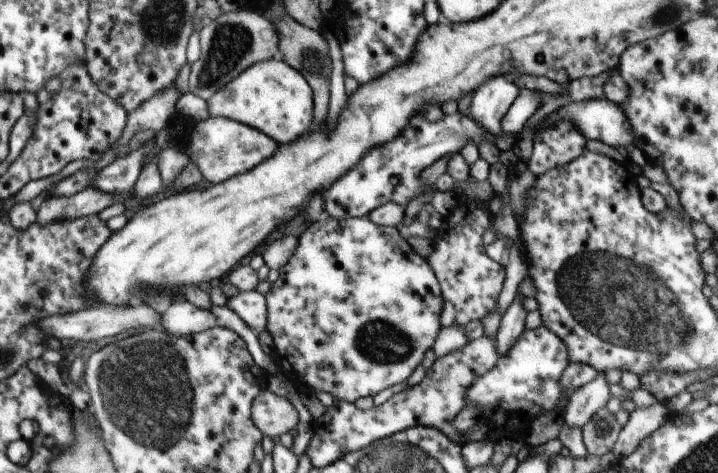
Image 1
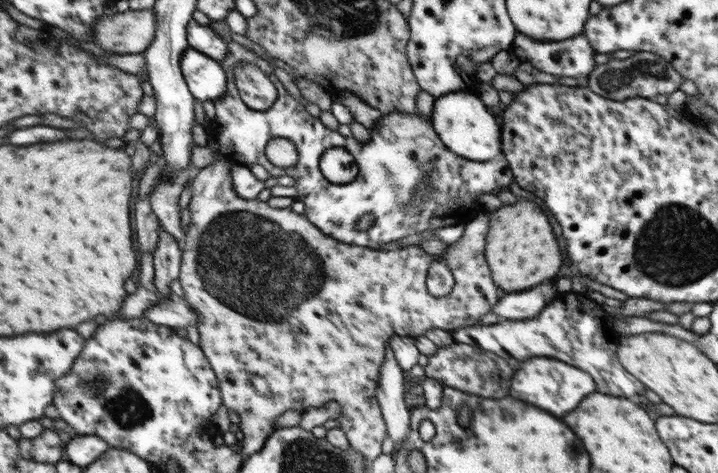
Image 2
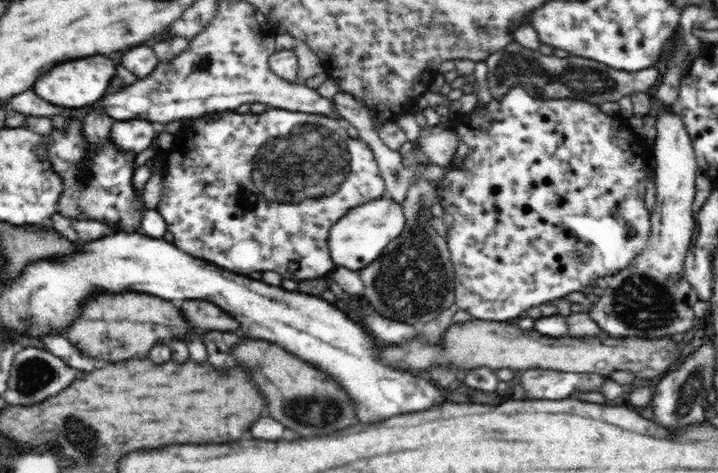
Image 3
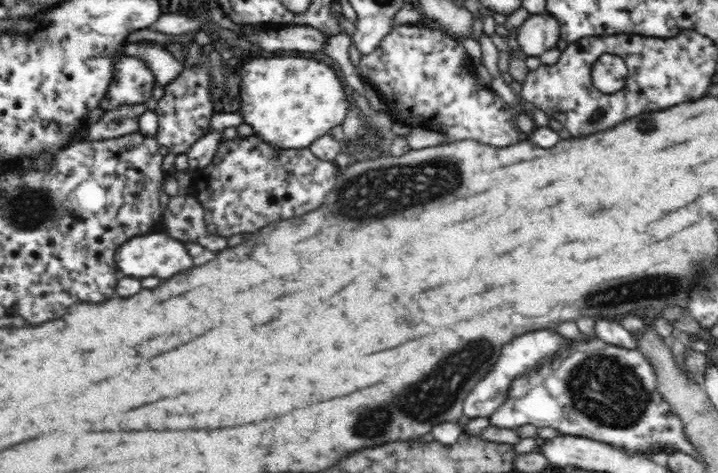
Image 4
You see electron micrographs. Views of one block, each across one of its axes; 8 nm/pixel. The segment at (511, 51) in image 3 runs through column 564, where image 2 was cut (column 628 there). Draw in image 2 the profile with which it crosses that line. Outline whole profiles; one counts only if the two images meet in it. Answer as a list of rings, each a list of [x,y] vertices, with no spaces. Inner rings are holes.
[[[637,51],[626,59],[610,59],[606,64],[595,65],[587,76],[588,88],[613,101],[632,97],[653,99],[657,94],[670,95],[676,92],[685,78],[666,59],[656,53]]]

